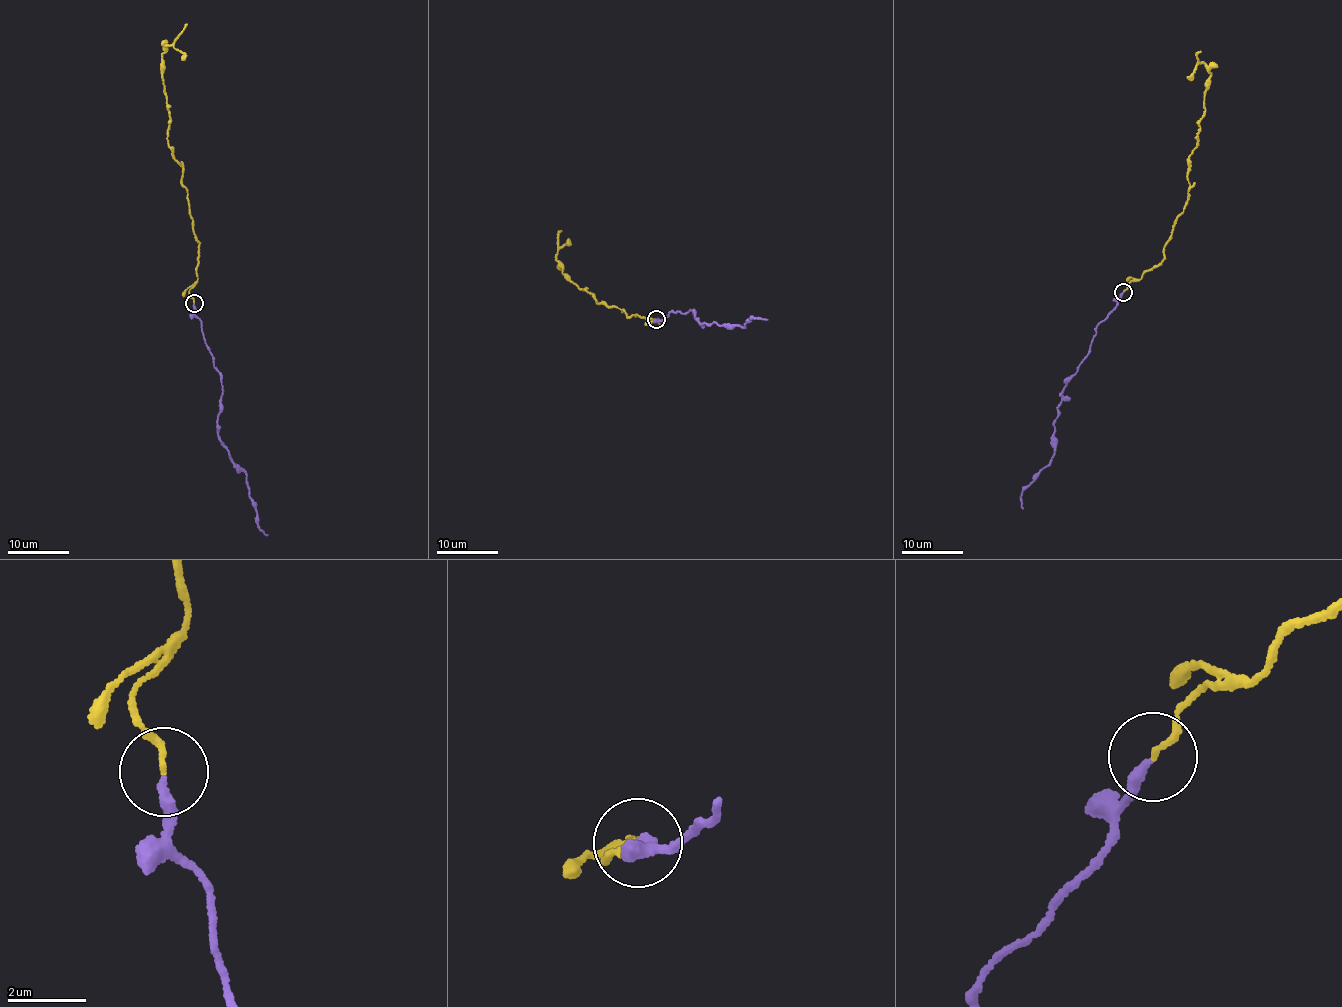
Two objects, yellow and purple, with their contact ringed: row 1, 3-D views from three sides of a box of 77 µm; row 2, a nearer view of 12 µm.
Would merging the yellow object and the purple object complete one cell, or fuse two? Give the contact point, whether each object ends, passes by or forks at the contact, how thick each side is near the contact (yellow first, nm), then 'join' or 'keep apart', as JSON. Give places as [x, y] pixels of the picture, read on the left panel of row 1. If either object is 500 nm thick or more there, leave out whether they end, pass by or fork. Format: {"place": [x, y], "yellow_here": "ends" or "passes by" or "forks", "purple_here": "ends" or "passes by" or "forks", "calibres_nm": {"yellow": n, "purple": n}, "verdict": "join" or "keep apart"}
{"place": [194, 303], "yellow_here": "ends", "purple_here": "ends", "calibres_nm": {"yellow": 150, "purple": 280}, "verdict": "join"}

